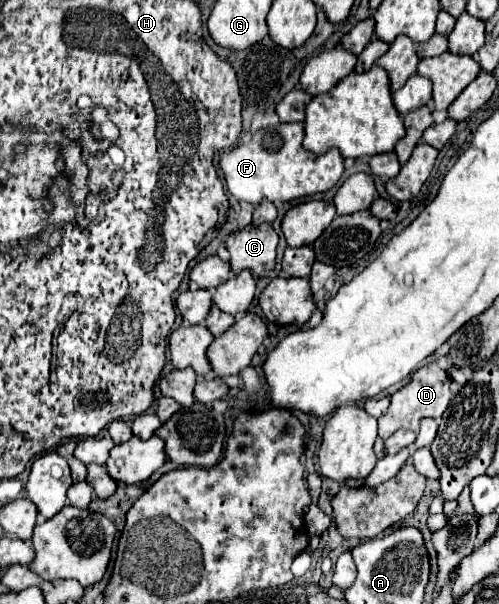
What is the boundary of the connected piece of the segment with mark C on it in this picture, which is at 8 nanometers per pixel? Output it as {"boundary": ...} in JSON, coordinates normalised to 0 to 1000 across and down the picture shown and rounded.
{"boundary":[[[541,371],[489,374],[453,394],[453,411],[461,417],[465,450],[477,454],[485,444],[501,444],[505,454],[525,457],[537,444],[549,444],[557,387]]]}

